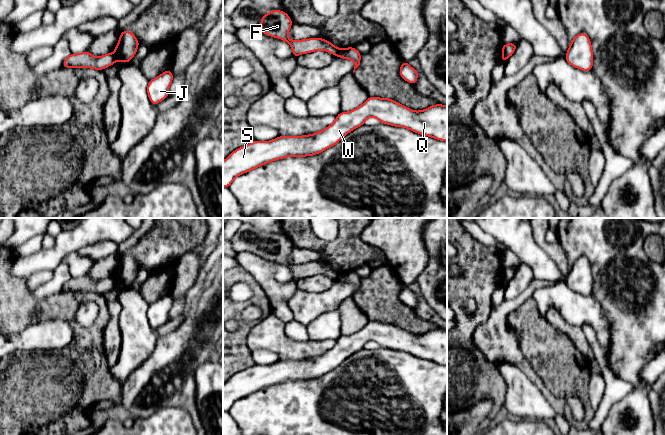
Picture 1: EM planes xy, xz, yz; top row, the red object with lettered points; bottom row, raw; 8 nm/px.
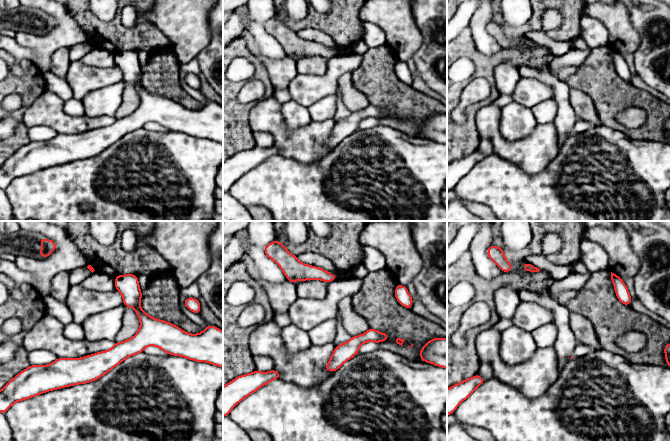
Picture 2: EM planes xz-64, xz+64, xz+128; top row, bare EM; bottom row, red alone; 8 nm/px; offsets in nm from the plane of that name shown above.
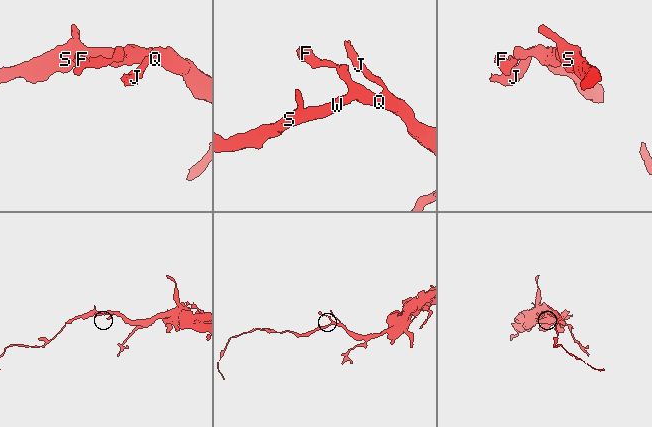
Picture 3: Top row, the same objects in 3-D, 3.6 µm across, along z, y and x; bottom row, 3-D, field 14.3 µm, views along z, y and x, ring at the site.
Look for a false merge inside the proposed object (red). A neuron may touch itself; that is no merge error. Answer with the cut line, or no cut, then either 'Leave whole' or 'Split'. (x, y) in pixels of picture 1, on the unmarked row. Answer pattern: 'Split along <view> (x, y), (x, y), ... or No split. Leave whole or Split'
Split along xy (114, 278), (118, 284). Split

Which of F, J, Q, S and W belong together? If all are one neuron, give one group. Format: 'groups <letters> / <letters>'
groups F / J Q S W

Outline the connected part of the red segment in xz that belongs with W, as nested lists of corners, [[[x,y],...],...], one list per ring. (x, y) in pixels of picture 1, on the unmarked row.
[[[369,320],[362,329],[352,335],[341,335],[336,340],[336,344],[330,350],[318,355],[317,357],[297,361],[278,360],[270,365],[255,364],[252,367],[234,374],[223,385],[223,411],[229,412],[232,405],[239,399],[247,397],[272,385],[283,383],[285,381],[305,381],[317,379],[324,374],[335,370],[349,356],[365,348],[365,345],[369,341],[377,342],[382,348],[403,351],[420,359],[426,359],[428,361],[447,366],[446,329],[436,328],[429,330],[424,334],[415,335],[390,322]]]

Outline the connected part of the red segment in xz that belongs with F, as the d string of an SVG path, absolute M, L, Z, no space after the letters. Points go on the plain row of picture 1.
M273 234L262 240L260 245L261 256L274 262L287 266L293 275L293 281L323 274L334 279L338 279L340 272L334 270L330 265L322 262L309 262L303 264L291 264L288 257L293 245L285 235Z

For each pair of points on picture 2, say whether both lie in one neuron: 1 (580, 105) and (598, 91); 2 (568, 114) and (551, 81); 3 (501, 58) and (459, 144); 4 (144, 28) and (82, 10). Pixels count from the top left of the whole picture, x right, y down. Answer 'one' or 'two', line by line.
1: two
2: one
3: one
4: one

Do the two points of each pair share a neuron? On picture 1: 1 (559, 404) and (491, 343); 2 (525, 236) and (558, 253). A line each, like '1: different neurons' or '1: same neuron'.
1: same neuron
2: different neurons

